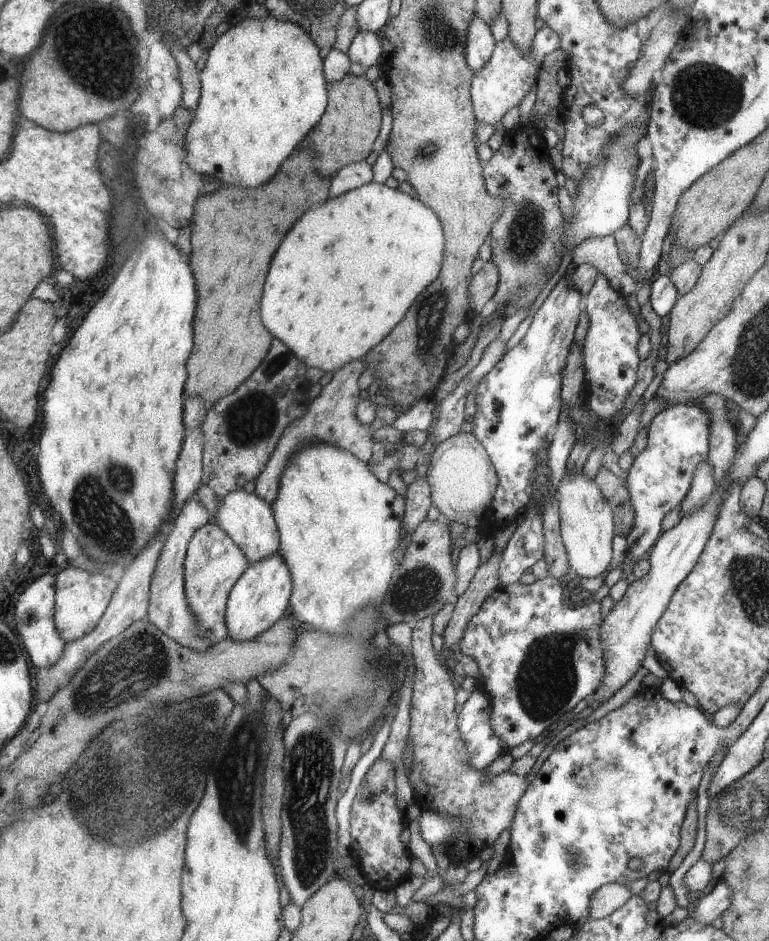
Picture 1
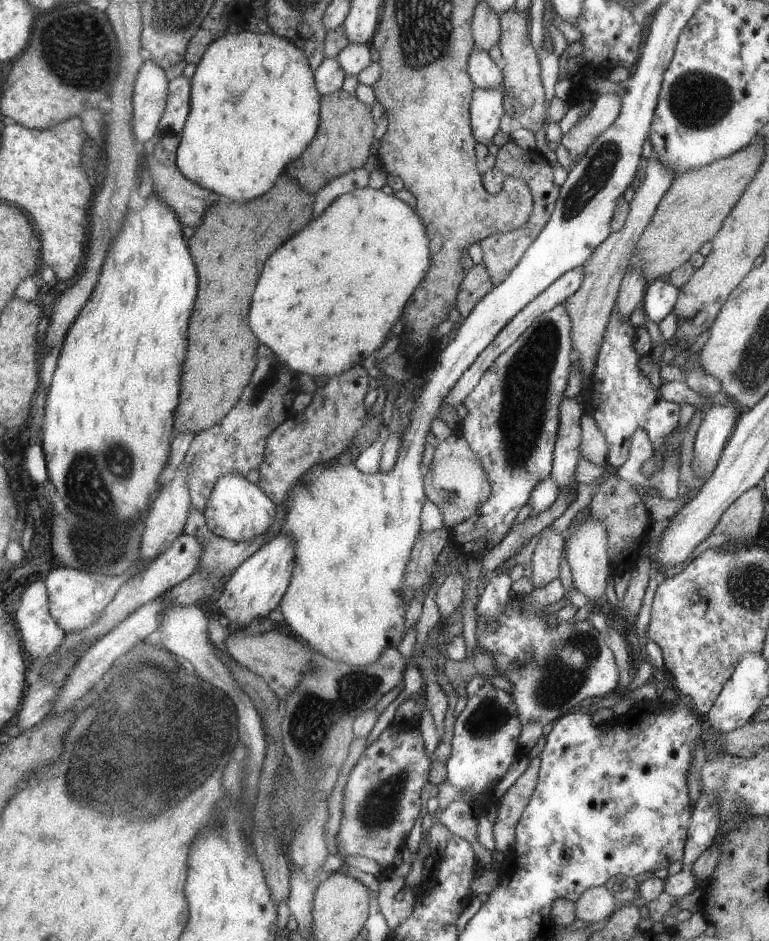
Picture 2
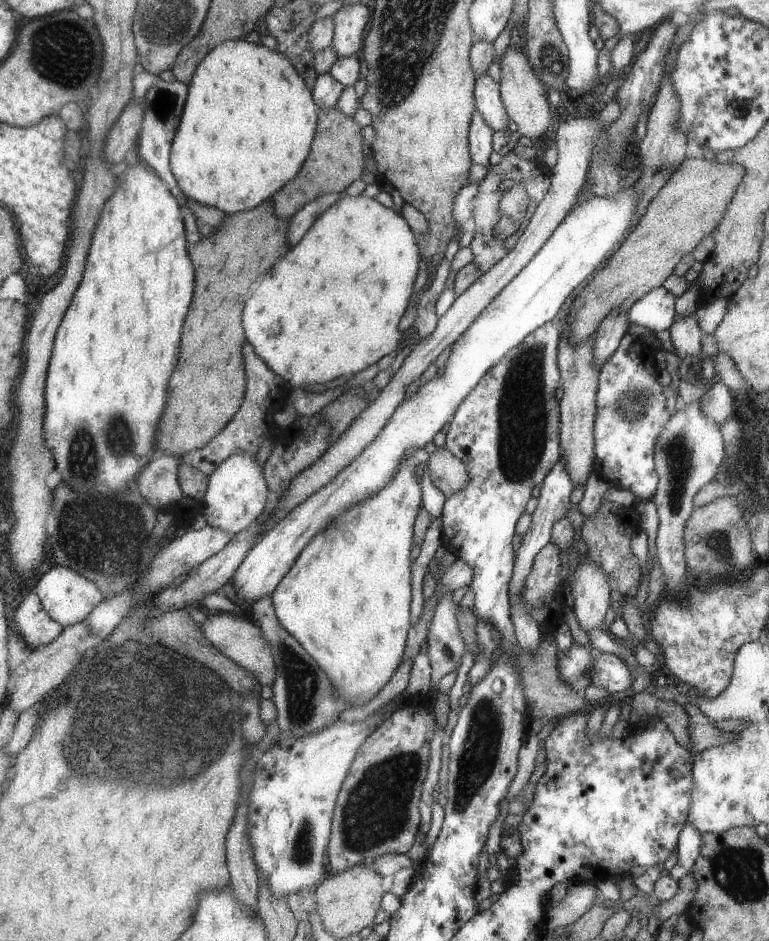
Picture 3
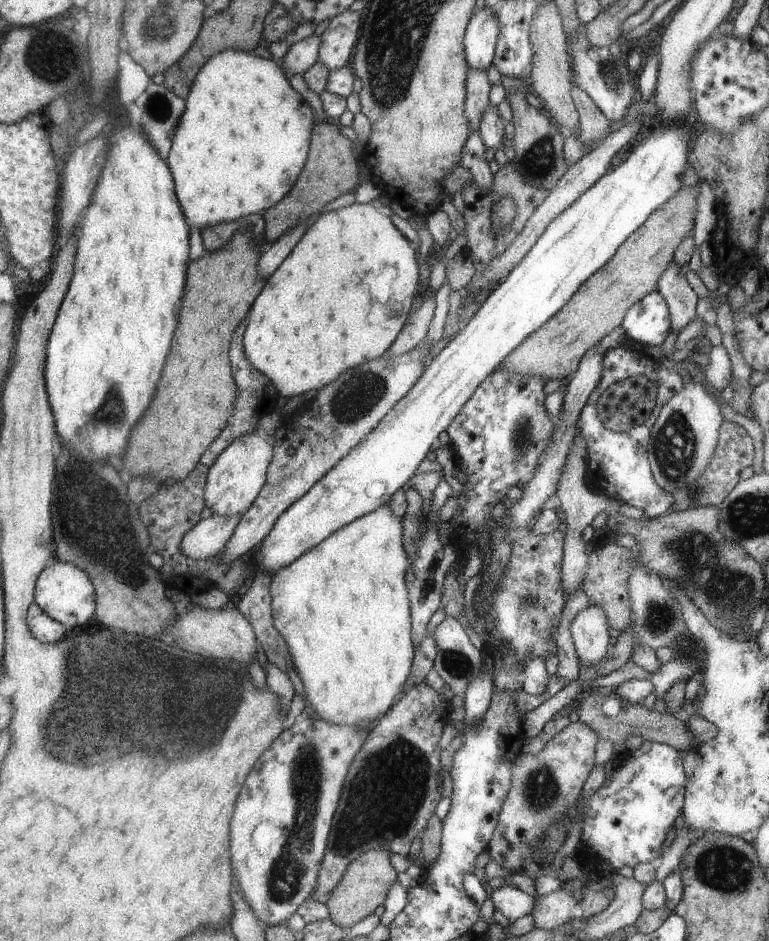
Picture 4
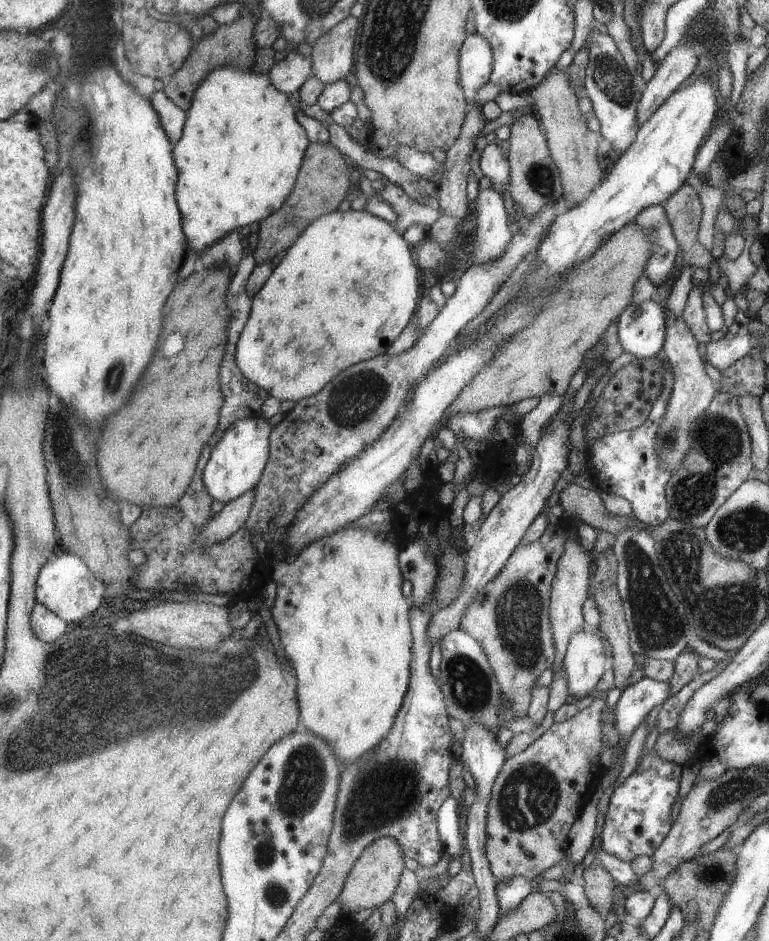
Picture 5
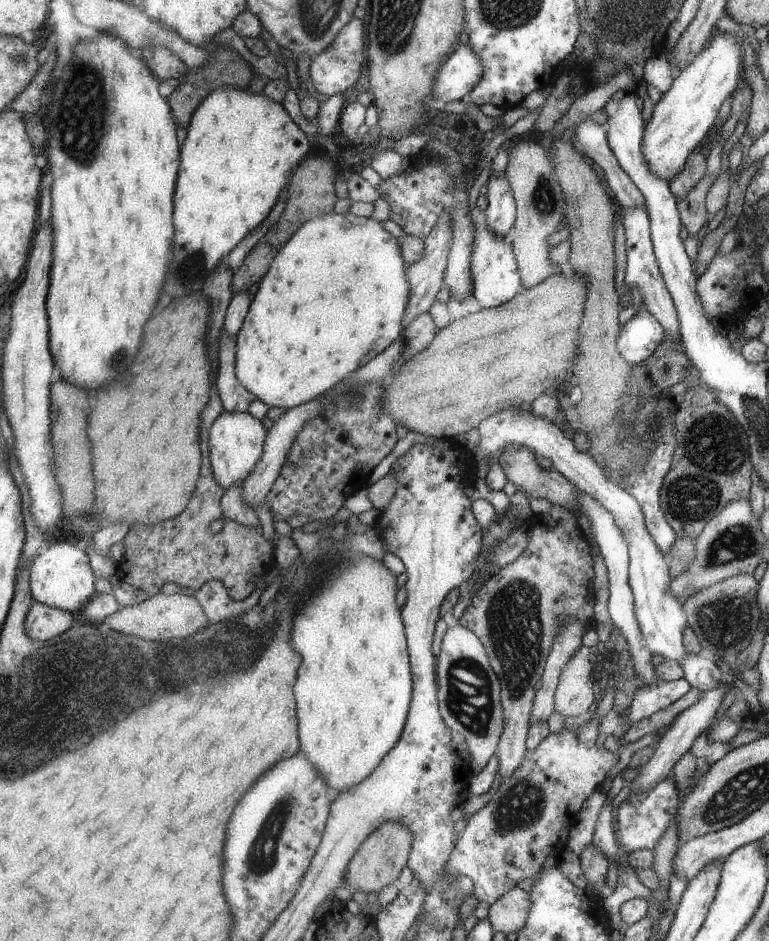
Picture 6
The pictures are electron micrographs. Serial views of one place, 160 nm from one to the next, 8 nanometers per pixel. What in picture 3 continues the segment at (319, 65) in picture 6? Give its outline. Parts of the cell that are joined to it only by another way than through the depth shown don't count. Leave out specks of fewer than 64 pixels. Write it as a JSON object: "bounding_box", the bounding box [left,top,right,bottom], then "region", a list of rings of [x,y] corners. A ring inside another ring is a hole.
{"bounding_box":[329,1,369,57],"region":[[[359,1],[342,6],[332,16],[334,35],[329,45],[333,47],[338,57],[357,53],[367,20],[369,20],[369,10]]]}

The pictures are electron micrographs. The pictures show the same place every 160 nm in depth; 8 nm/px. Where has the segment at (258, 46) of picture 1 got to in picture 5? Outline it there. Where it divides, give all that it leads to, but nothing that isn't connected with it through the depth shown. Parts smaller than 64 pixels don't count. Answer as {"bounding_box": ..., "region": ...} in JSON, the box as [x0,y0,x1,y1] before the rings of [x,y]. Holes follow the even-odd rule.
{"bounding_box":[174,66,308,267],"region":[[[235,66],[217,68],[197,88],[193,106],[187,114],[183,134],[174,145],[179,171],[177,198],[183,212],[188,248],[195,251],[199,267],[200,256],[209,245],[225,238],[231,231],[252,222],[258,223],[282,206],[296,182],[295,176],[298,176],[297,170],[301,168],[308,146],[305,130],[295,120],[287,95],[271,84],[268,73],[257,74]]]}

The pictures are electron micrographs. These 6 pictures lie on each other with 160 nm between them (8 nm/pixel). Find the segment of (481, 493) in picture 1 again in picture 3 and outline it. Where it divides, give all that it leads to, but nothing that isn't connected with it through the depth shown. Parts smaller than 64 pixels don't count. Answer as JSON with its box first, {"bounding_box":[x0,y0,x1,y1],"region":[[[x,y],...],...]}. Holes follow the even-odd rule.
{"bounding_box":[427,446,468,498],"region":[[[444,446],[437,447],[427,461],[427,472],[433,486],[447,498],[460,491],[468,481],[465,462],[453,456]]]}

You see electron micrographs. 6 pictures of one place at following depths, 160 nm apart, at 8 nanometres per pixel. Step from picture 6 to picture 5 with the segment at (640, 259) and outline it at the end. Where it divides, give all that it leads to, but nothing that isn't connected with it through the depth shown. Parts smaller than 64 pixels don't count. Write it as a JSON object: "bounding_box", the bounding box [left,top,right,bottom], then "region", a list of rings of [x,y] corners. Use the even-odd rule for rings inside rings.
{"bounding_box":[655,308,716,473],"region":[[[664,308],[663,312],[665,312],[666,332],[662,350],[671,365],[670,371],[674,382],[663,420],[655,434],[655,454],[661,458],[659,467],[667,468],[671,473],[677,468],[677,464],[681,464],[685,450],[689,450],[687,448],[689,446],[689,434],[687,434],[689,424],[709,406],[711,400],[716,396],[716,390],[715,382],[707,375],[697,351],[698,343],[683,322],[683,318],[674,316],[667,308]]]}

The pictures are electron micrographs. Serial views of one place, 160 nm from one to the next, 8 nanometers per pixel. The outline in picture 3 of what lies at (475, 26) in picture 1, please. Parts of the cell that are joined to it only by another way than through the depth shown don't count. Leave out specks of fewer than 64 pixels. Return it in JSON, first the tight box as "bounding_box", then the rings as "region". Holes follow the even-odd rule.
{"bounding_box":[474,72,510,132],"region":[[[486,72],[476,76],[474,95],[475,108],[492,128],[492,132],[503,131],[510,122],[502,105],[500,83],[495,82]]]}

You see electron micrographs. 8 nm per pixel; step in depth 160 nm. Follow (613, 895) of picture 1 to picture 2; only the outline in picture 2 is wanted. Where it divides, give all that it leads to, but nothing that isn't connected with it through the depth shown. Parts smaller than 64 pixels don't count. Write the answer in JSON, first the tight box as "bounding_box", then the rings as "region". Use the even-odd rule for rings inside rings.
{"bounding_box":[573,885,618,924],"region":[[[603,885],[588,888],[573,903],[575,906],[574,918],[590,924],[599,922],[613,912],[617,902],[618,900]]]}

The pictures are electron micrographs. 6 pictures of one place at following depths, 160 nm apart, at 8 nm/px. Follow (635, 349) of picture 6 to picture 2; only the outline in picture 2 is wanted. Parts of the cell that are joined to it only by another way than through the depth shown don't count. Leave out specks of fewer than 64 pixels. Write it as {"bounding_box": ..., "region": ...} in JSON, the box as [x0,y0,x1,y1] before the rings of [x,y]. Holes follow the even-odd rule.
{"bounding_box":[642,277,678,324],"region":[[[657,277],[645,288],[642,307],[647,318],[658,324],[669,312],[672,312],[678,290],[671,284],[663,282]]]}

